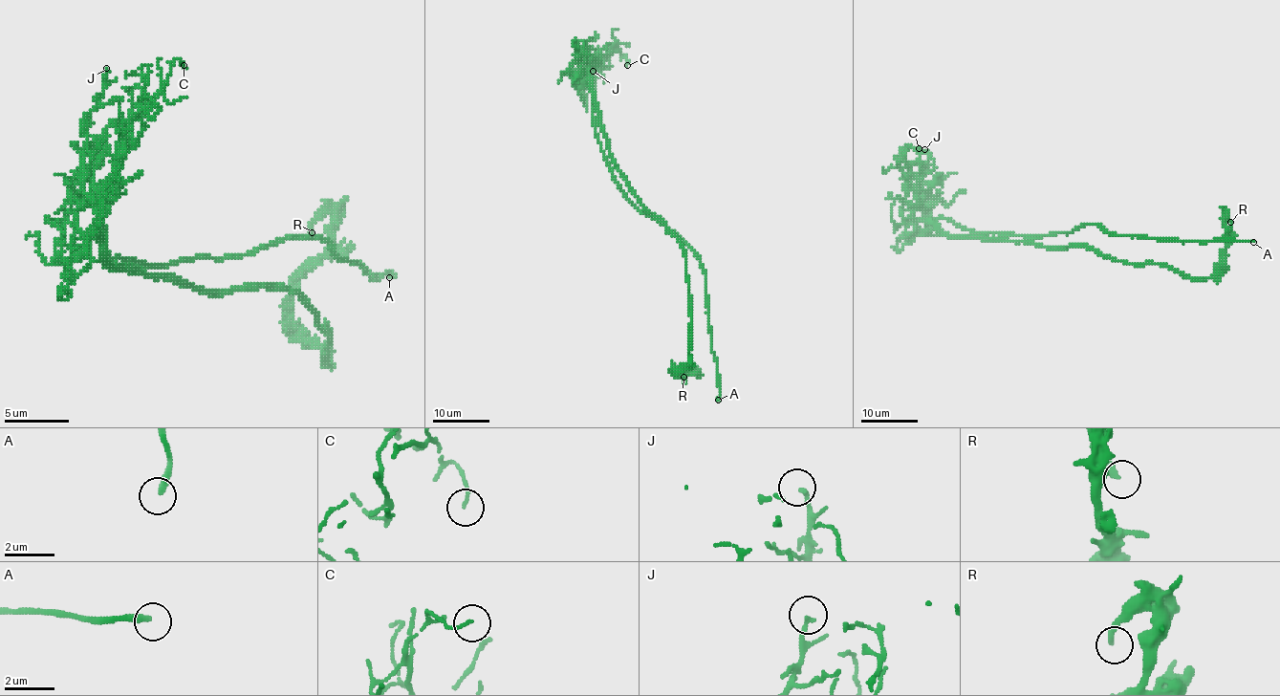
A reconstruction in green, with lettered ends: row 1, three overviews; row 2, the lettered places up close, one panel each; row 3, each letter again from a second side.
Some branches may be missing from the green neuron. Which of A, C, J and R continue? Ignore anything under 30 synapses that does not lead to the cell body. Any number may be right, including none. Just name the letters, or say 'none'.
A

